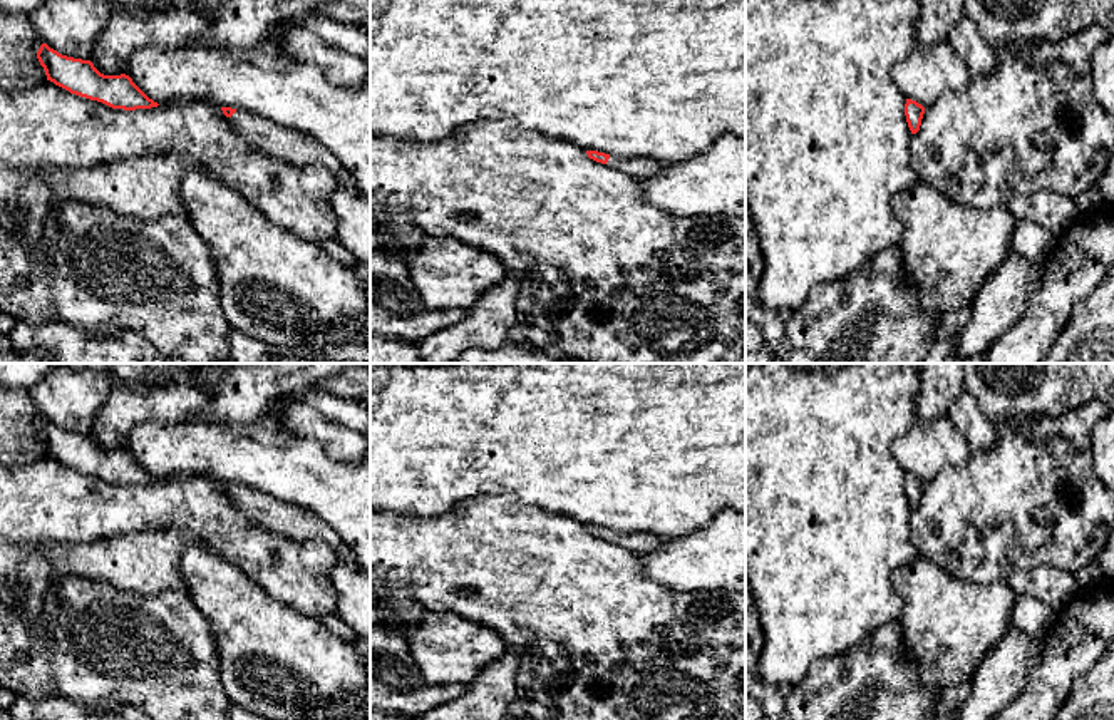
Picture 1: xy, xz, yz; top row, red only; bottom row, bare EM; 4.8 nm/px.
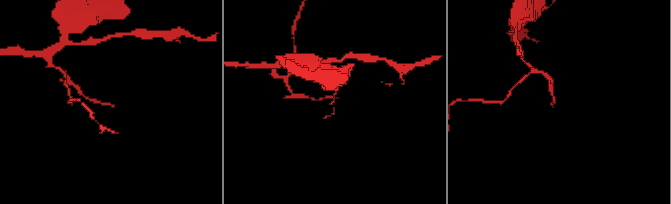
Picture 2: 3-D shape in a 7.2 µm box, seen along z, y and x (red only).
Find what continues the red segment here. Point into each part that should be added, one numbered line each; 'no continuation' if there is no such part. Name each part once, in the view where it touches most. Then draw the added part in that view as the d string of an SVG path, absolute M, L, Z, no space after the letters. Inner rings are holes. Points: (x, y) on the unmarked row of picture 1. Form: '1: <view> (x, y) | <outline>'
1: xz (642, 543) | M610 531L606 541L627 548L633 553L647 554L655 548L658 548L663 543L663 537L650 532L621 534L621 532Z

